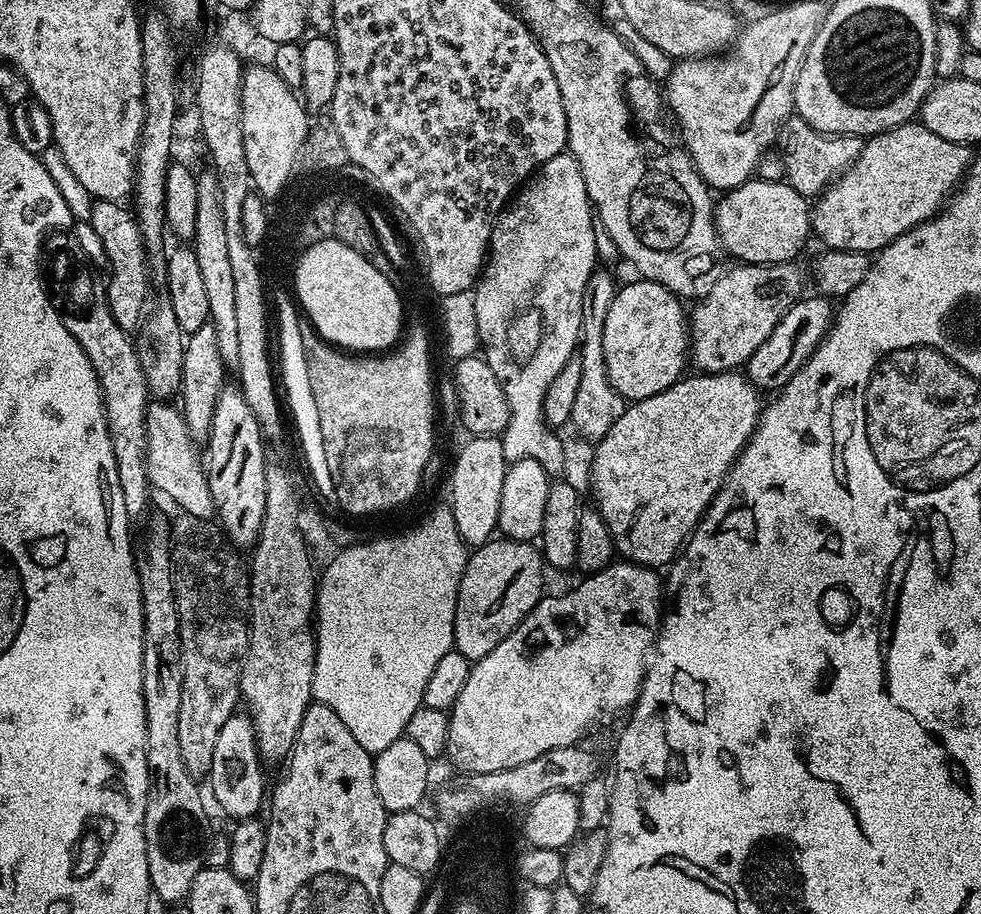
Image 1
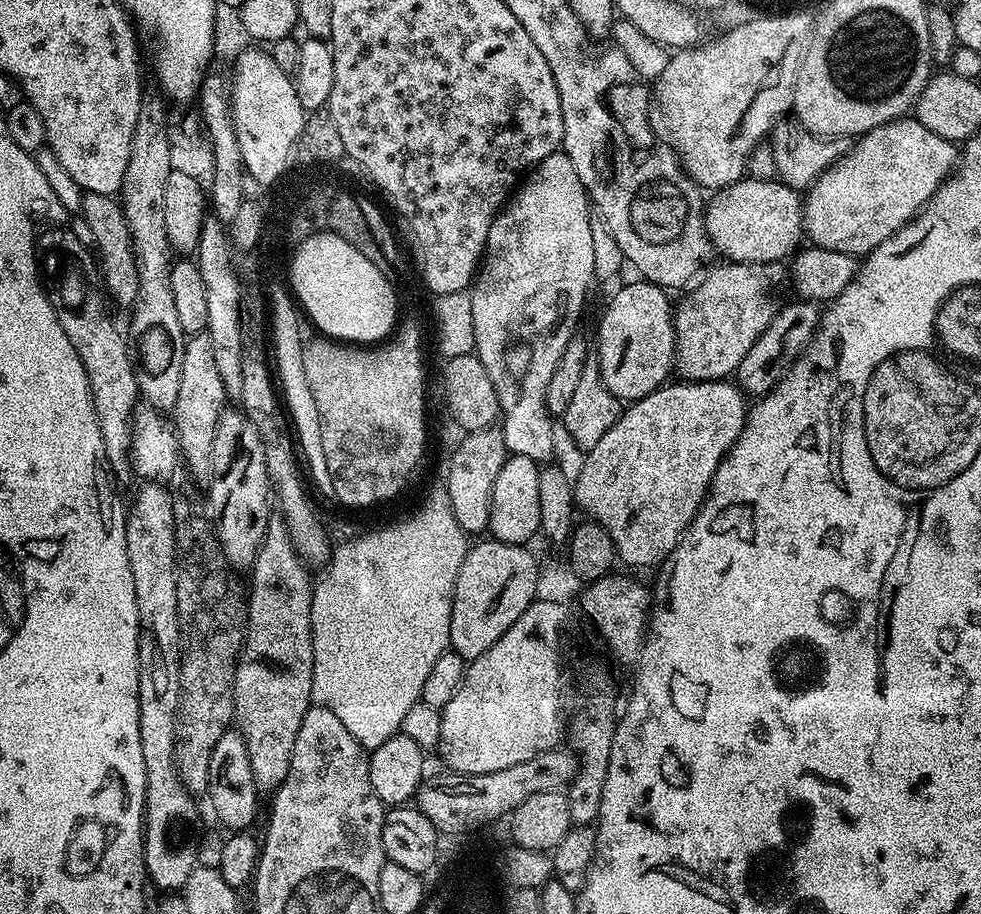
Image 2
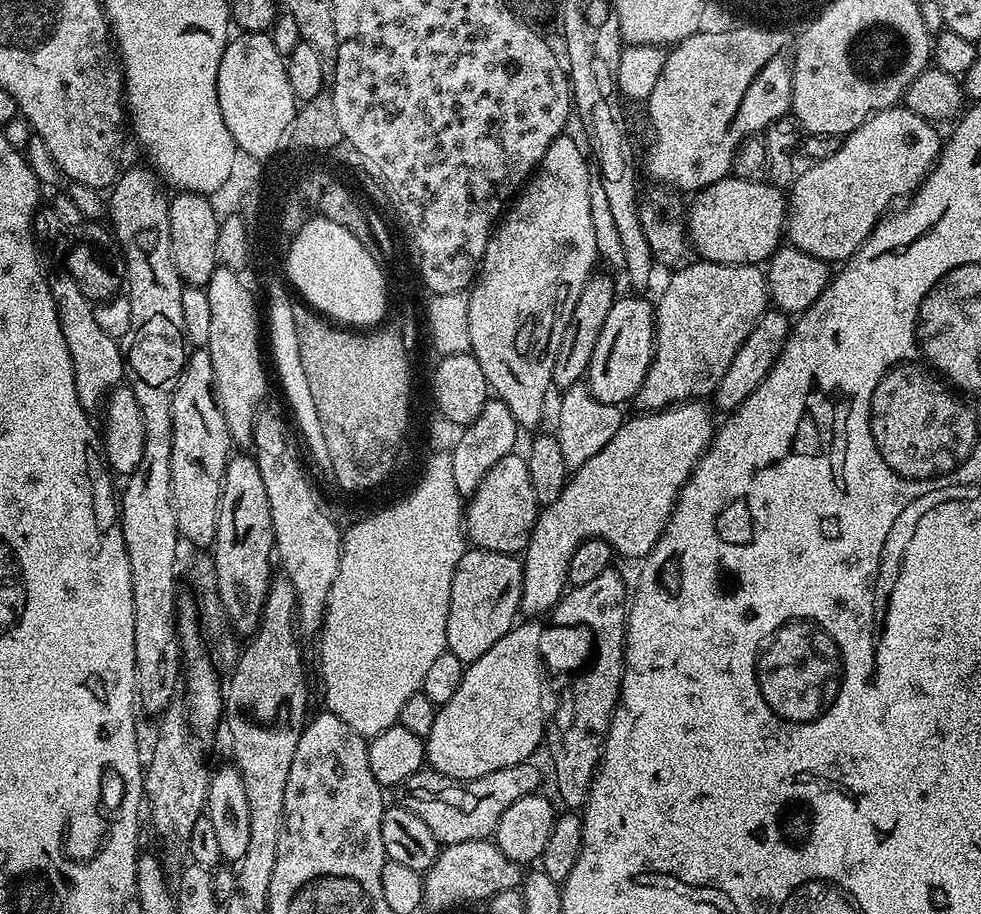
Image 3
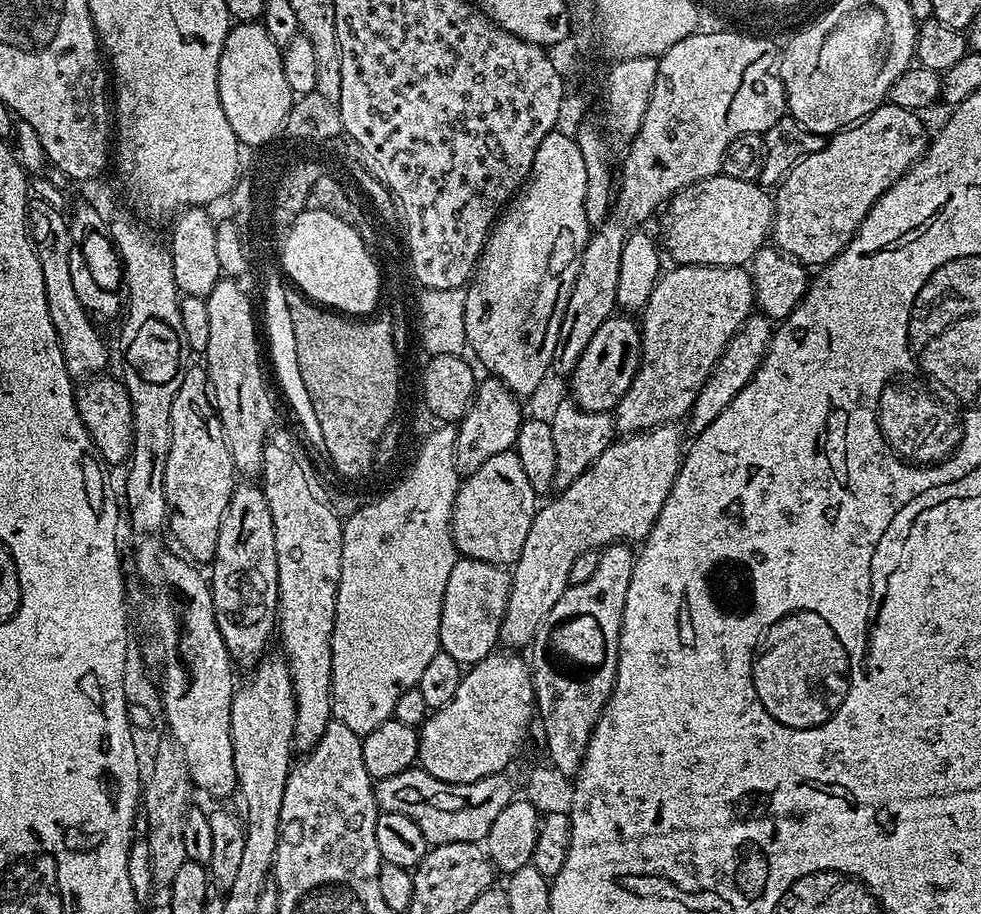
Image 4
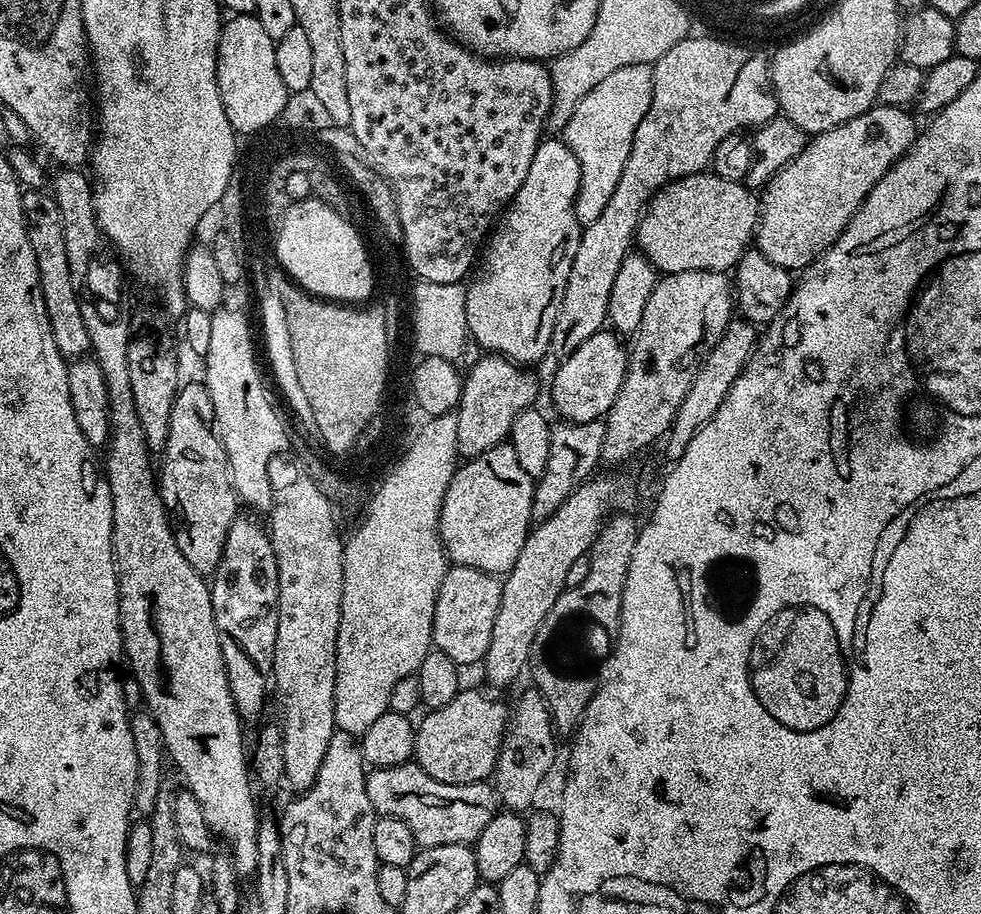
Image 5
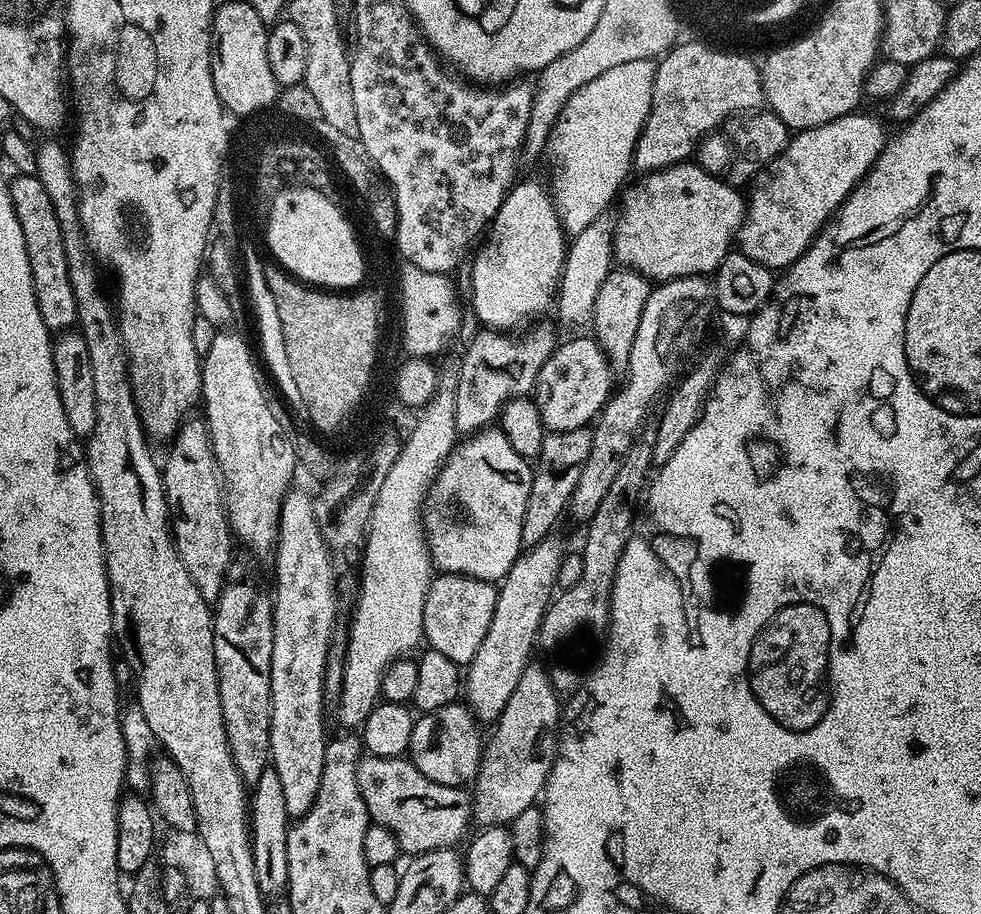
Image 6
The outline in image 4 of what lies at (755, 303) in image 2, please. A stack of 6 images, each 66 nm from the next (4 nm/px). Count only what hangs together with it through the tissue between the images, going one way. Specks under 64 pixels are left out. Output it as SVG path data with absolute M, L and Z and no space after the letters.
M682 264L672 266L656 281L650 294L650 302L642 310L640 326L640 365L634 374L634 382L617 402L614 409L614 428L617 433L645 432L663 424L680 422L692 410L692 404L706 378L716 368L718 358L730 342L730 338L742 326L746 317L753 315L752 277L747 267L702 266Z

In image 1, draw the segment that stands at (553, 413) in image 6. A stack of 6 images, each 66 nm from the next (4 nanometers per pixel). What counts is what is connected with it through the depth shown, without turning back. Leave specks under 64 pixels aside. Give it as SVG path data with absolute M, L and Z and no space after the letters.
M636 278L633 284L617 287L616 296L610 302L610 310L606 310L606 326L602 326L602 350L606 354L606 374L610 378L610 386L614 386L614 390L618 390L618 394L623 396L625 401L635 402L638 400L645 400L650 398L654 394L658 394L662 390L666 390L671 384L676 383L685 375L686 369L686 357L690 352L690 341L688 338L688 329L686 327L686 308L682 305L681 297L677 296L675 292L672 292L666 286L662 286L658 282L653 280L646 280L643 278Z

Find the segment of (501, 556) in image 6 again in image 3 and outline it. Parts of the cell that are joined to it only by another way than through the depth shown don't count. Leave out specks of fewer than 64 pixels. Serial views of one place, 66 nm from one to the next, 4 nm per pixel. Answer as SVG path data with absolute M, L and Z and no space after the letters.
M513 454L490 466L486 478L482 478L478 490L467 501L462 523L467 539L475 547L491 552L520 554L528 547L537 515L538 505L534 498L534 486L530 486L528 461L523 455Z

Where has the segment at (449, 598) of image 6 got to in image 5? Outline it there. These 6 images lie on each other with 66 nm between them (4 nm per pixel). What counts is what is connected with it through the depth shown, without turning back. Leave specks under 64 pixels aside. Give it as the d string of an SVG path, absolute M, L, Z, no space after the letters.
M452 564L442 578L442 586L438 586L438 598L434 602L432 643L435 651L446 654L446 658L461 666L479 665L494 634L494 618L498 618L503 589L499 575Z

